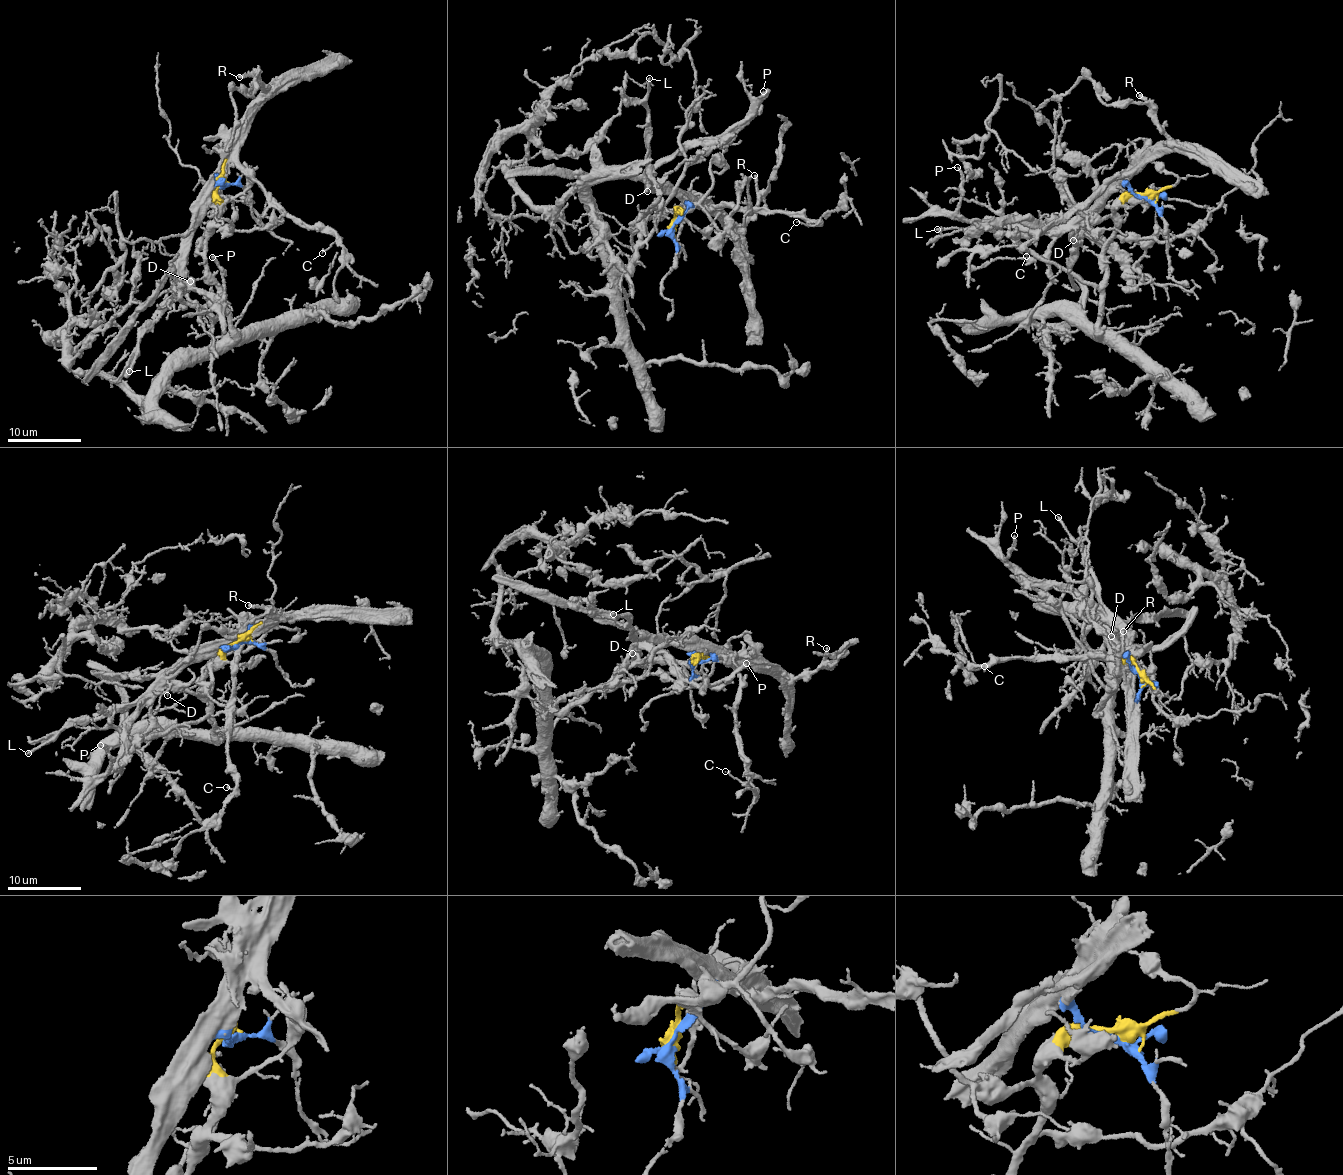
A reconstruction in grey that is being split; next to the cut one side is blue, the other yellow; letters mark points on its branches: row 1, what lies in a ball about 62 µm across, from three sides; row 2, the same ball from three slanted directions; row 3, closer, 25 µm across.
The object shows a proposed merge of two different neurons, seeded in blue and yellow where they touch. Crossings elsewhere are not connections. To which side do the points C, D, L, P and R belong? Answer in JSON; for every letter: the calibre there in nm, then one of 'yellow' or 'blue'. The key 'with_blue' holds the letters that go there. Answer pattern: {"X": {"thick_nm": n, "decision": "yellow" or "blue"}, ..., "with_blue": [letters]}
{"C": {"thick_nm": 100, "decision": "blue"}, "D": {"thick_nm": 130, "decision": "blue"}, "L": {"thick_nm": 200, "decision": "blue"}, "P": {"thick_nm": 240, "decision": "blue"}, "R": {"thick_nm": 240, "decision": "blue"}, "with_blue": ["C", "D", "L", "P", "R"]}

